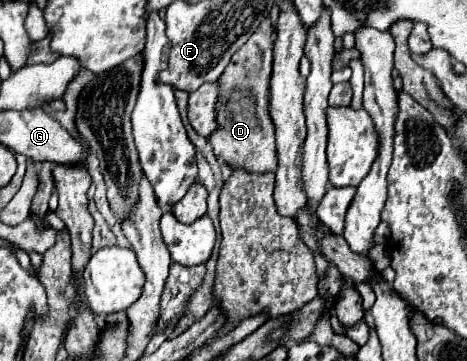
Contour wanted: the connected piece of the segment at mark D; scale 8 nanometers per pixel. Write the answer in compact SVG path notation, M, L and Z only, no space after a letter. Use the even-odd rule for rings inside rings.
M266 18L226 66L220 78L220 102L218 102L220 128L210 136L210 144L218 160L226 162L230 168L248 170L254 174L276 172L278 168L274 124L268 114L268 82L272 72L272 32L274 32L272 20Z

